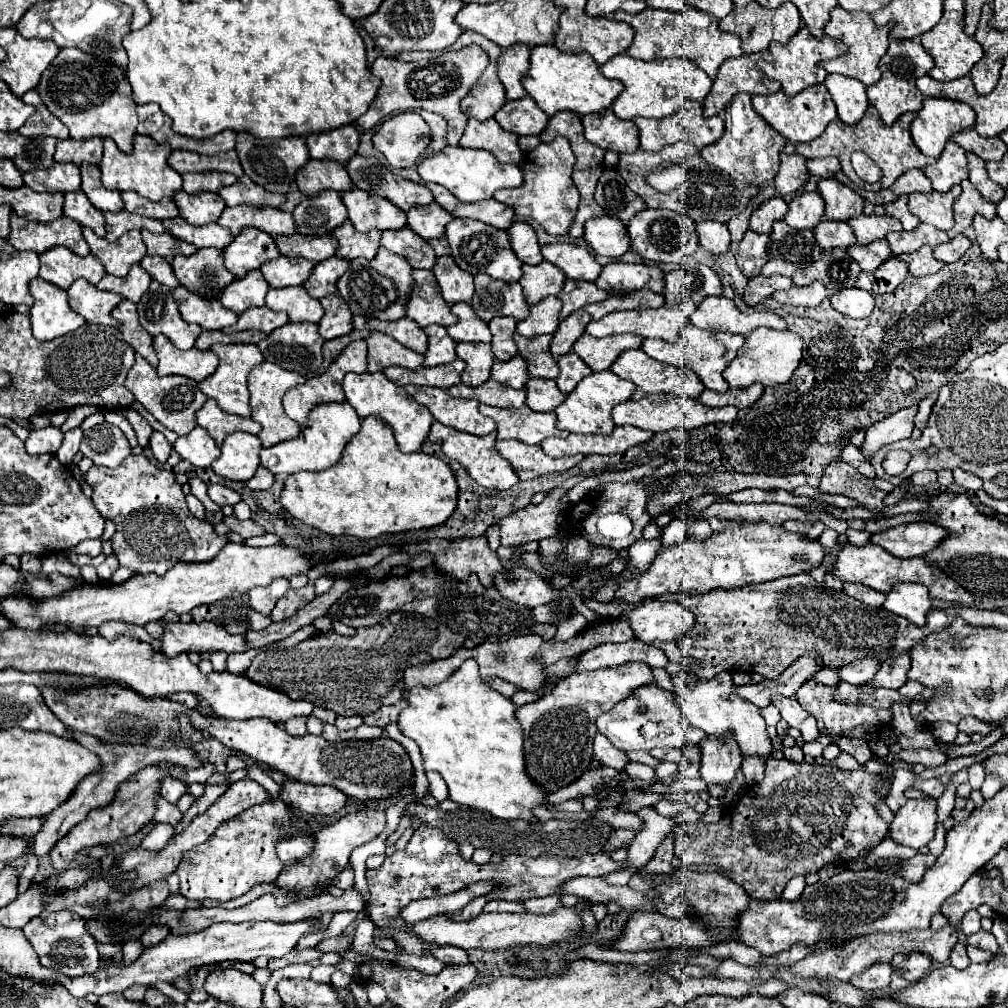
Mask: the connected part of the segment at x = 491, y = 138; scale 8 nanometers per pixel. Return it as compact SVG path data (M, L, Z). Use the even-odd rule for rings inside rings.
M468 118L466 130L458 142L462 148L484 148L492 152L500 162L520 162L522 152L518 148L518 136L504 130L494 118L478 122Z

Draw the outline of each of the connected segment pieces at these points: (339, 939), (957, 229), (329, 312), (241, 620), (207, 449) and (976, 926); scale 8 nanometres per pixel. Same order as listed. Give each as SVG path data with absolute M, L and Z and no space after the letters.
M336 936L336 938L328 938L328 940L322 940L316 944L316 950L322 950L322 952L340 952L340 950L346 950L348 940L344 936Z
M970 180L962 182L962 194L958 196L954 204L954 228L948 232L948 238L954 238L962 234L970 224L974 214L982 214L984 218L994 218L996 216L996 206L986 202L982 194L970 184Z
M330 294L320 300L324 308L324 316L318 322L318 332L324 340L332 340L344 336L352 330L352 314L346 302L342 302L340 294Z
M224 598L220 602L206 606L196 606L192 610L192 616L194 622L202 620L218 622L224 630L228 630L228 634L246 634L250 630L248 610L242 604L238 604L234 598Z
M196 426L190 434L180 436L174 442L174 450L182 456L182 460L200 468L208 468L220 456L220 448L200 426Z
M976 910L966 912L964 918L962 918L962 922L960 922L960 926L962 926L962 932L964 932L966 936L978 932L978 930L980 930L980 914L978 914Z

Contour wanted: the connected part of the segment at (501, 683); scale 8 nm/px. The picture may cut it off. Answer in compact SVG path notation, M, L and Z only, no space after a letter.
M490 678L488 684L492 686L492 690L500 692L500 694L506 696L506 698L510 698L510 694L514 694L514 692L518 690L516 686L510 686L510 682L506 682L506 680L502 680L502 678Z

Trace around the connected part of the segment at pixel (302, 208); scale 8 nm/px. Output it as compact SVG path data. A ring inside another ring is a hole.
M326 190L314 198L302 200L292 216L296 232L304 236L326 236L348 218L348 212L338 192Z

